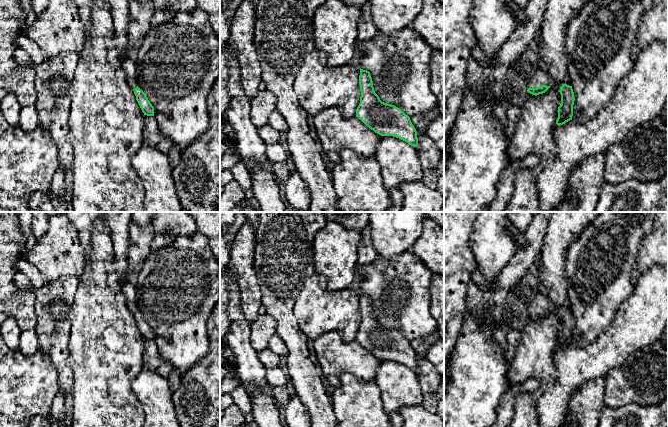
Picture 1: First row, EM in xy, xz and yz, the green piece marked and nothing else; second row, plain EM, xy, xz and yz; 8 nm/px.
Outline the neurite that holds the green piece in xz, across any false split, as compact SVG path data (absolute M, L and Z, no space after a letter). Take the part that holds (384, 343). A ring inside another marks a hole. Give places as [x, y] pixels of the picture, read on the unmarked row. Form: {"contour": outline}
{"contour": "M360 293L359 309L361 321L356 341L381 360L393 360L417 371L417 355L410 341L400 332L380 324L369 295Z"}

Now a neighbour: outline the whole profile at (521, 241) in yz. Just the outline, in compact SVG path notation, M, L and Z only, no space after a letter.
M509 226L508 231L516 241L517 251L522 250L527 246L525 234L521 234L514 226Z

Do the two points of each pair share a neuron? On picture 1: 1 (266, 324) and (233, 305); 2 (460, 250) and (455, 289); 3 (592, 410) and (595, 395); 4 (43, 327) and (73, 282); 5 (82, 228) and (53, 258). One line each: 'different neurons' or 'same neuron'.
1: different neurons
2: same neuron
3: same neuron
4: same neuron
5: different neurons

